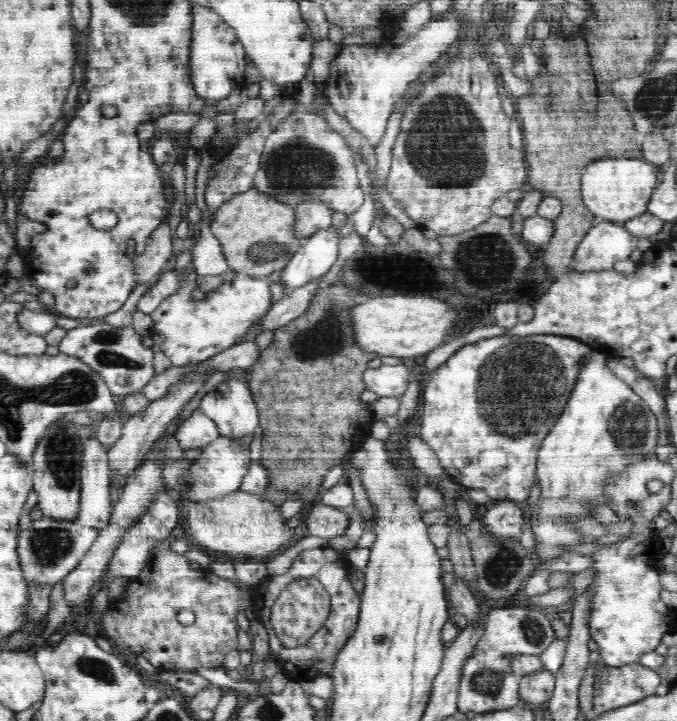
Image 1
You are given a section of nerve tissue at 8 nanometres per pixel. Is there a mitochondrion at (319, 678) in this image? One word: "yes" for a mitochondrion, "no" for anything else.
no

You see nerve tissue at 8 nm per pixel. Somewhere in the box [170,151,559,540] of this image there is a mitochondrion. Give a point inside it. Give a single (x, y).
(487, 261)

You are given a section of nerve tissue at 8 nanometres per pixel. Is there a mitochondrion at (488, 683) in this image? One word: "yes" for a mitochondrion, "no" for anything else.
yes

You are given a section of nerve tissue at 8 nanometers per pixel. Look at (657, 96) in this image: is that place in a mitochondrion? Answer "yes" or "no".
yes

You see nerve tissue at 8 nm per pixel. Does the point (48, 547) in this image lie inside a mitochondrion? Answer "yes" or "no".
yes

